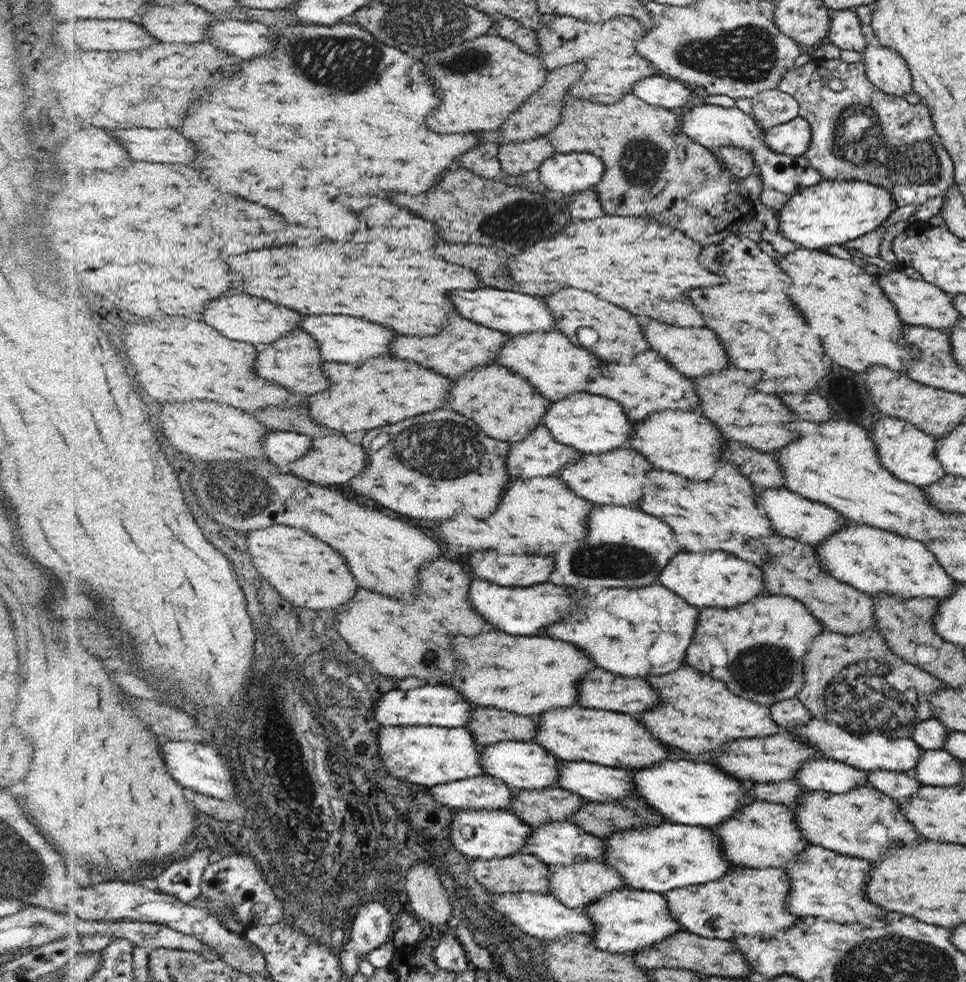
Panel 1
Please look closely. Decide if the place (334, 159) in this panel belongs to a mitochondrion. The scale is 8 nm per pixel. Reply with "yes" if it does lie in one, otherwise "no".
no

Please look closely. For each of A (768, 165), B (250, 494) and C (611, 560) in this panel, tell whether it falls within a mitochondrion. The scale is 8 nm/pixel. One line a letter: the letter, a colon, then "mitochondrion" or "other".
A: other
B: mitochondrion
C: mitochondrion

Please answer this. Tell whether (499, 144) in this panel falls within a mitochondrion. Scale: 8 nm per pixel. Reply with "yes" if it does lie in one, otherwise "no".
no

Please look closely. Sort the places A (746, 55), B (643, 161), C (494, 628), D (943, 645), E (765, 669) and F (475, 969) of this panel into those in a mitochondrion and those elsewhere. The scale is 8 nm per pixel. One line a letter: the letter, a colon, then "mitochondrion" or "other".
A: mitochondrion
B: mitochondrion
C: other
D: other
E: mitochondrion
F: other

